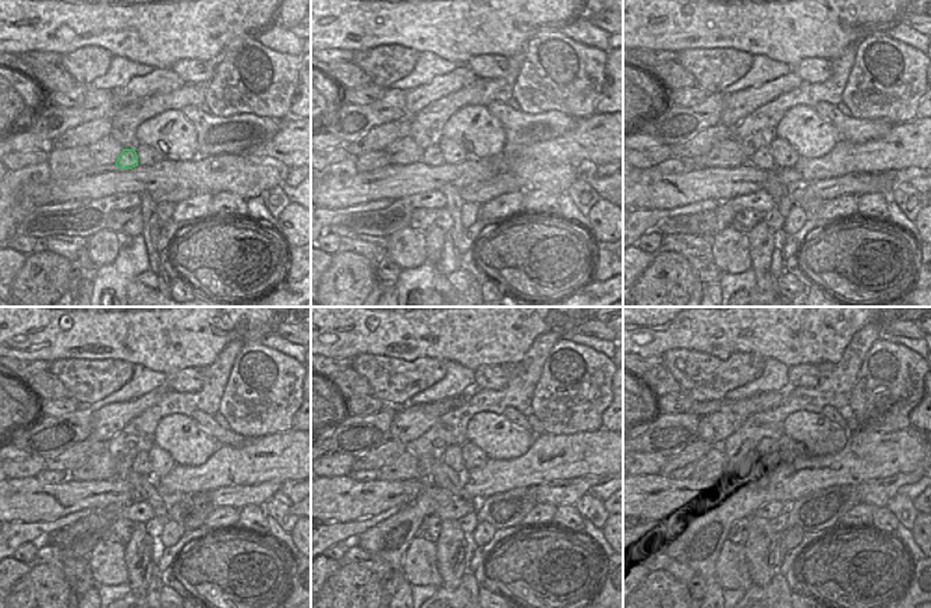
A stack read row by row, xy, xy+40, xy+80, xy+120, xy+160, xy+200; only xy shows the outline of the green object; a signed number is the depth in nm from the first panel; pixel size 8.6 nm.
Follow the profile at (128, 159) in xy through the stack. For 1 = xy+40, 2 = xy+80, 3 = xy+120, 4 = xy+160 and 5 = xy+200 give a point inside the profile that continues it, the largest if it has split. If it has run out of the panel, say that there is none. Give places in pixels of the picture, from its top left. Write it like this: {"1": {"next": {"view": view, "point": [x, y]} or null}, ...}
{"1": {"next": {"view": "xy+40", "point": [432, 155]}}, "2": {"next": {"view": "xy+80", "point": [763, 159]}}, "3": {"next": {"view": "xy+120", "point": [141, 465]}}, "4": {"next": {"view": "xy+160", "point": [452, 456]}}, "5": {"next": {"view": "xy+200", "point": [767, 452]}}}

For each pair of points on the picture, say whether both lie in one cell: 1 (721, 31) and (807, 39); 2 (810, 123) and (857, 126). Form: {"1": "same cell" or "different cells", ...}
{"1": "same cell", "2": "different cells"}

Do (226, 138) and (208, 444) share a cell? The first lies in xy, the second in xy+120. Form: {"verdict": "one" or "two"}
{"verdict": "two"}

